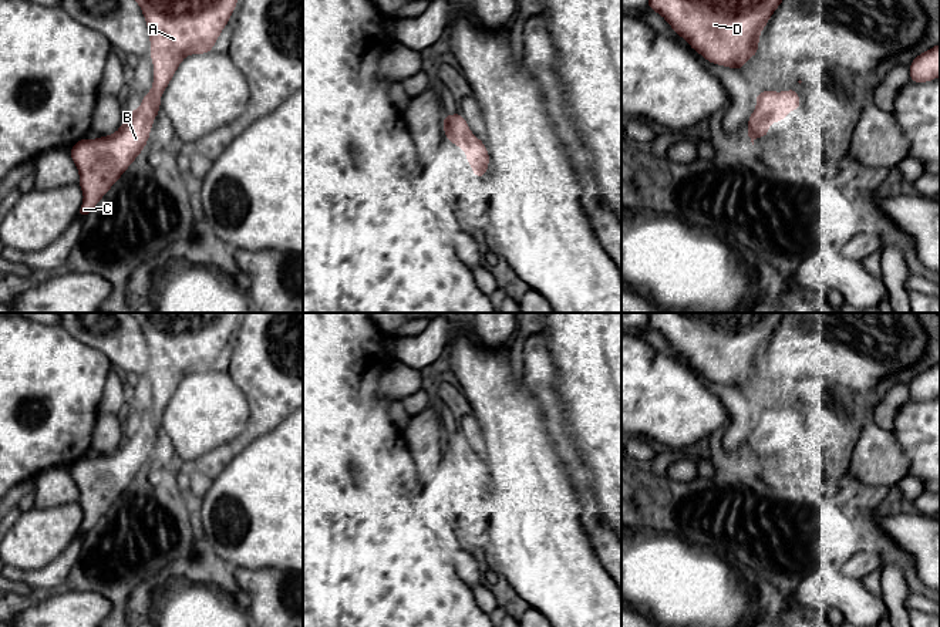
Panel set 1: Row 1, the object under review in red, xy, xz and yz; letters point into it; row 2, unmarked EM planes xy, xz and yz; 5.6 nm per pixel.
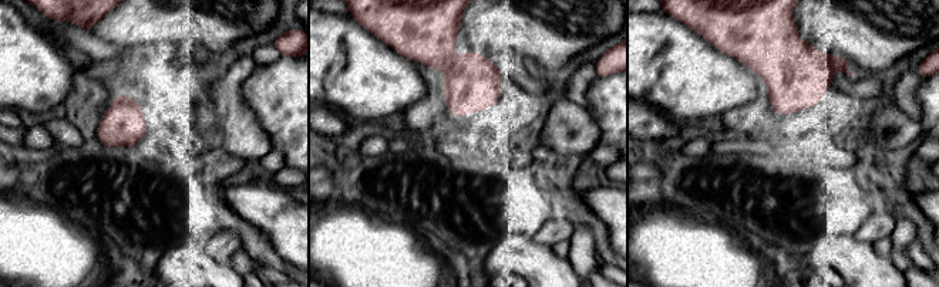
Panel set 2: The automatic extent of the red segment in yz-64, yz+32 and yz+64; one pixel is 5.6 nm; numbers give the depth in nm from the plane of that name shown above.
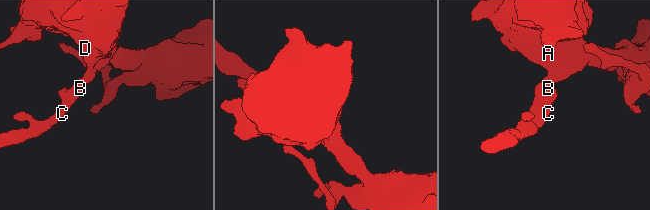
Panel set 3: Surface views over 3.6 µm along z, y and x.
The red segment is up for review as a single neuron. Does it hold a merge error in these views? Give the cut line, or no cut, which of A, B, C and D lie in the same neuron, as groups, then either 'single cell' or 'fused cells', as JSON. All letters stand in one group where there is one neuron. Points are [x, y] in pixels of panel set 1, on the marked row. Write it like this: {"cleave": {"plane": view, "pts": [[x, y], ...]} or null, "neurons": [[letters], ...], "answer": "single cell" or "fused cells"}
{"cleave": null, "neurons": [["A", "B", "C", "D"]], "answer": "single cell"}

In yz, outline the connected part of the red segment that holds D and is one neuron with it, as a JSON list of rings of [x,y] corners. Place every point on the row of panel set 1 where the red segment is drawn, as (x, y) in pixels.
[[[648,0],[648,9],[661,14],[677,36],[712,64],[741,70],[758,53],[761,30],[782,0]]]

